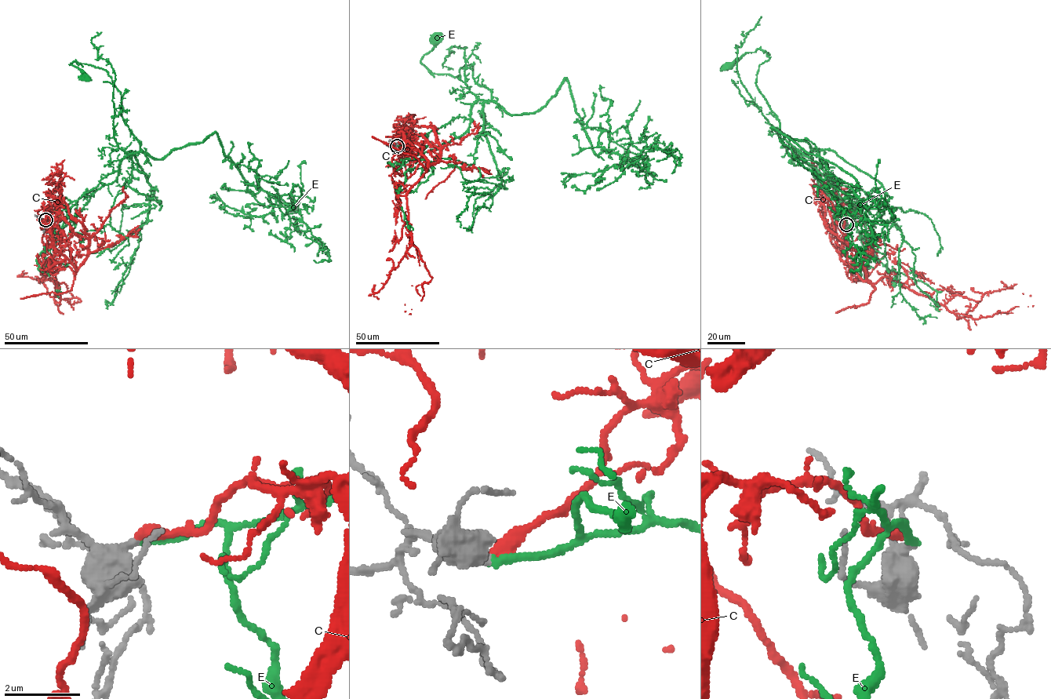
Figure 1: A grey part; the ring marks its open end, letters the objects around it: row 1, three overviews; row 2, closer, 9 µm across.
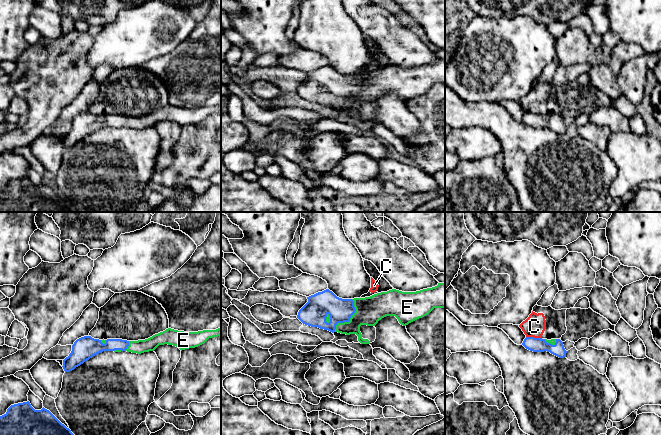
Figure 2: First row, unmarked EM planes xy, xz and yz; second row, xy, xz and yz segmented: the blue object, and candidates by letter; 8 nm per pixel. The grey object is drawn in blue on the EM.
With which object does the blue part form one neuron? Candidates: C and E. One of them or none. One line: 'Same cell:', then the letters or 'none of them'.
Same cell: E

